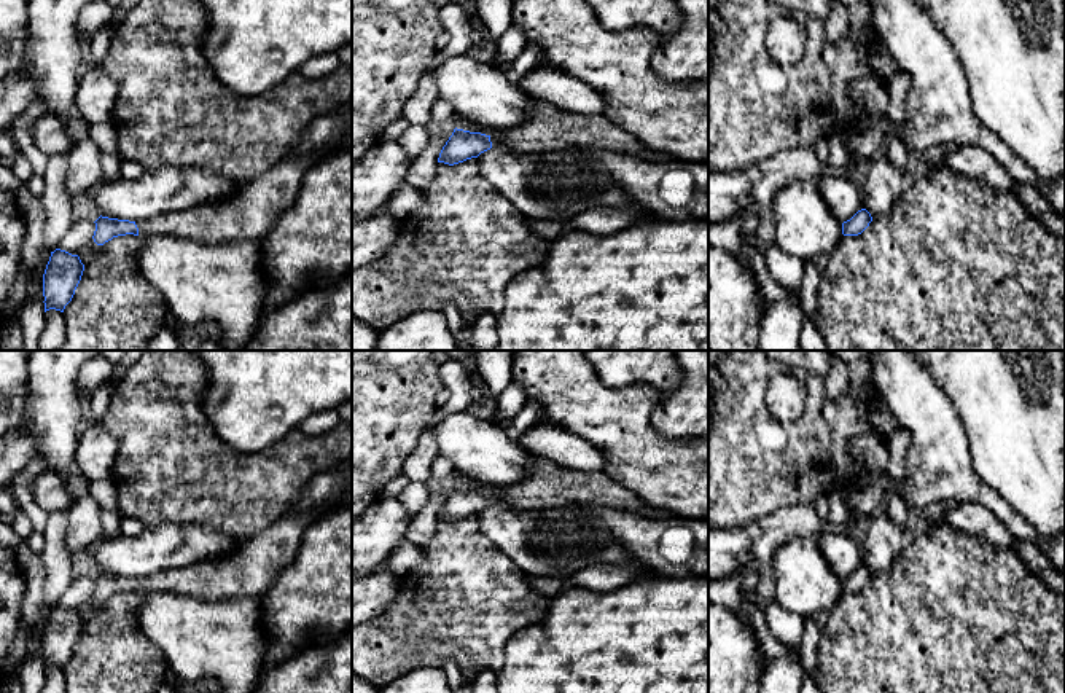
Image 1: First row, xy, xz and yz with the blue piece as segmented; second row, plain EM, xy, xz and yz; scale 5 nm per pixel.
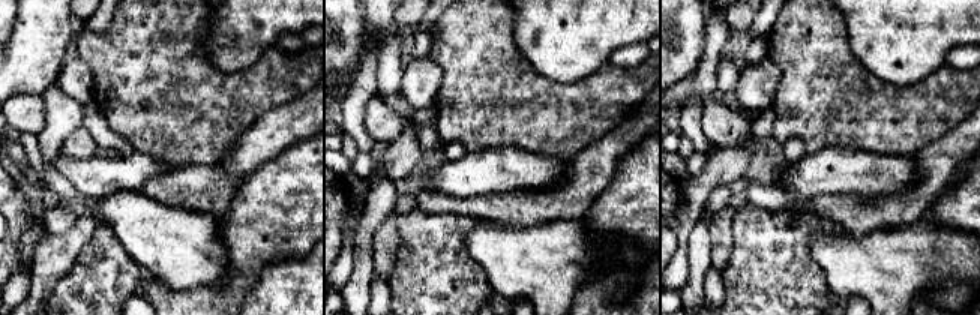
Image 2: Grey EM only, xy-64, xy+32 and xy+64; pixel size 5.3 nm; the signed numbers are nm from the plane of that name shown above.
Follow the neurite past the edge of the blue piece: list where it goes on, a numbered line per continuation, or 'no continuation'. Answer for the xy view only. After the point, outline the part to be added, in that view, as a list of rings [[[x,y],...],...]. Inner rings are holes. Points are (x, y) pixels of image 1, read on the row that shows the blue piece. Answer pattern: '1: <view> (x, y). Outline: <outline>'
1: xy (247, 214). Outline: [[[326,155],[283,159],[223,199],[138,220],[138,236],[170,234],[202,244],[261,242],[279,213],[295,202],[304,174]]]

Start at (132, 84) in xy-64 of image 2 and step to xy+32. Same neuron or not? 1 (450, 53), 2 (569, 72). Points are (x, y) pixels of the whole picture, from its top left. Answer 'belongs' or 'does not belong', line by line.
1: belongs
2: does not belong

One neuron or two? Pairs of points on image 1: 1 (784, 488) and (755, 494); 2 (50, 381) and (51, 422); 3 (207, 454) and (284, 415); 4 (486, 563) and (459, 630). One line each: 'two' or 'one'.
1: one
2: one
3: two
4: one

